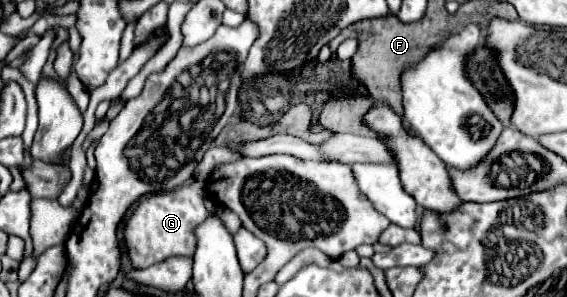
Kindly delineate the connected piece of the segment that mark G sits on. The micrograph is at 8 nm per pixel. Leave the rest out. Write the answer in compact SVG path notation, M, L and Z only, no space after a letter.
M197 180L195 184L177 188L175 192L151 194L145 196L145 200L139 200L123 222L125 226L123 240L133 266L147 268L169 256L193 256L195 252L193 228L195 224L201 224L207 216L205 196L207 196L205 182Z

